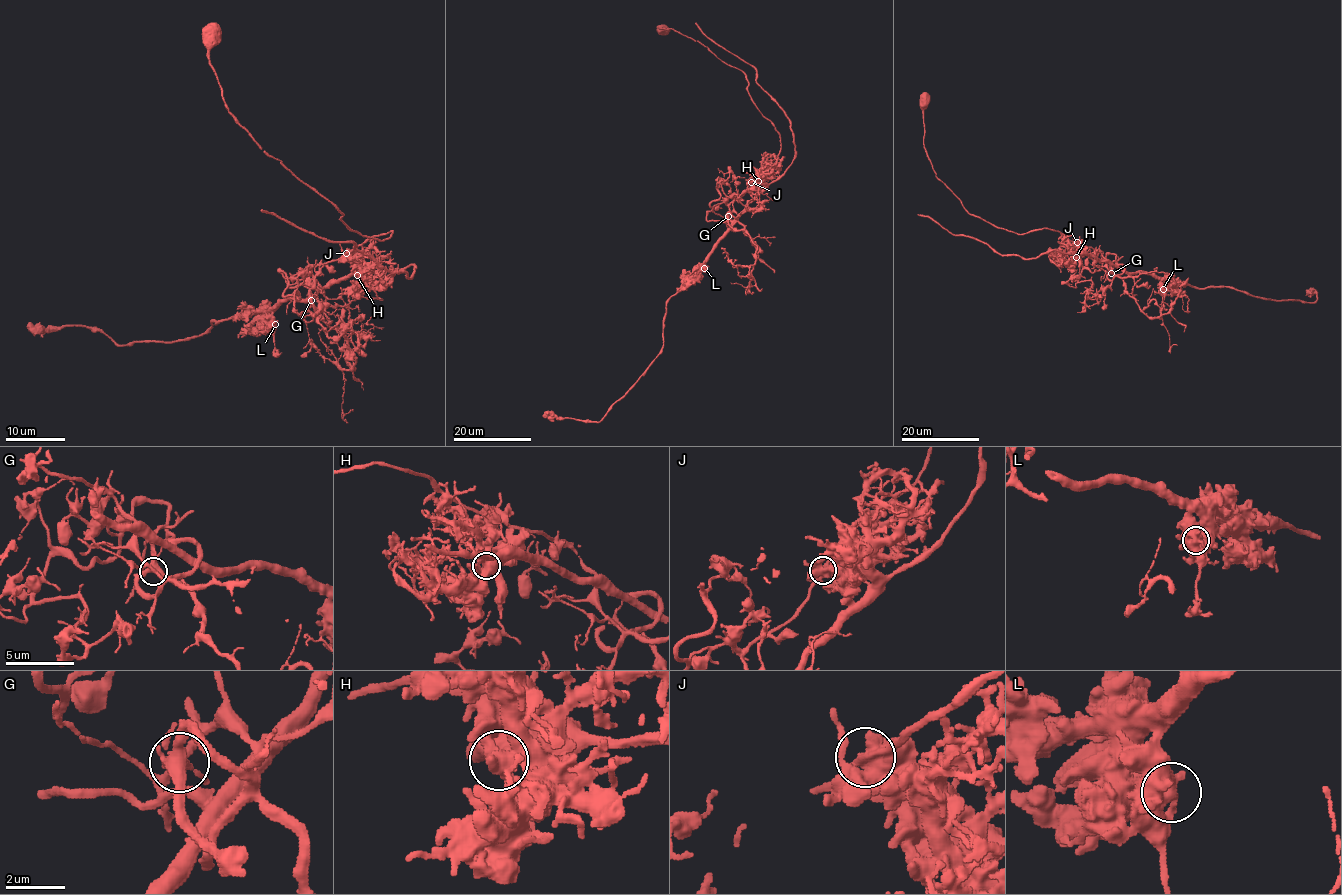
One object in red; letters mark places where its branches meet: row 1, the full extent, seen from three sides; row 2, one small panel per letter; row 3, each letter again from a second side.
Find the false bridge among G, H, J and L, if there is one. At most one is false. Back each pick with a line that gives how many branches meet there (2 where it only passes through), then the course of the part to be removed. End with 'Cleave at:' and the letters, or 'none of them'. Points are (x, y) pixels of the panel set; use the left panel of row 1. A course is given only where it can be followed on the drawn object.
J: 5 | (346, 253), (393, 232), (378, 241), (348, 226), (329, 201), (242, 126), (229, 110), (210, 62), (214, 22)
Cleave at: J

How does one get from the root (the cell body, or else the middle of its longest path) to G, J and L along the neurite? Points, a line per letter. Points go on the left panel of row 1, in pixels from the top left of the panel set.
G: (210, 33), (224, 107), (263, 151), (352, 230), (379, 241), (393, 232), (318, 263), (311, 300)
J: (210, 33), (210, 65), (224, 107), (263, 151), (323, 195), (352, 230), (379, 241), (393, 232), (346, 253)
L: (210, 33), (224, 107), (263, 151), (352, 230), (393, 232), (367, 239), (357, 270), (285, 299), (275, 324)

